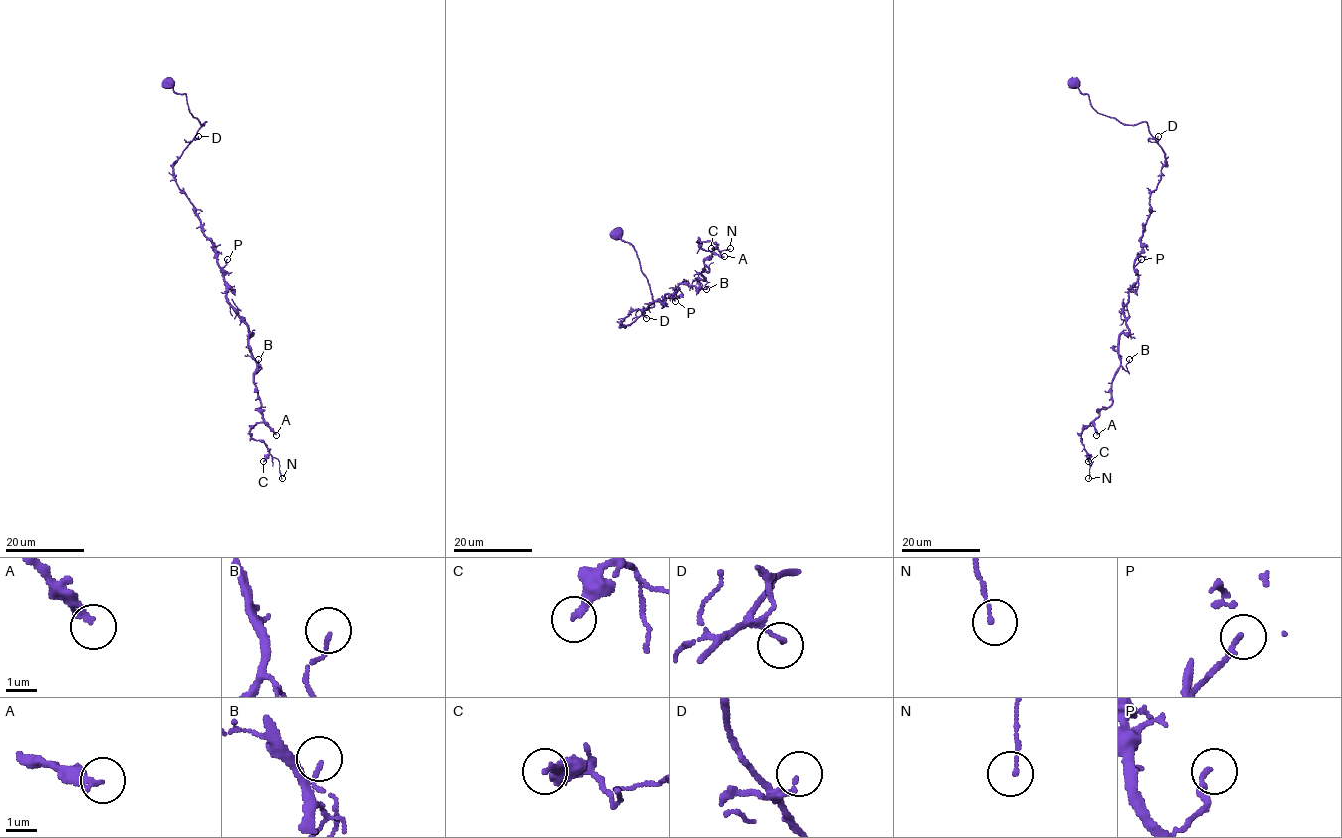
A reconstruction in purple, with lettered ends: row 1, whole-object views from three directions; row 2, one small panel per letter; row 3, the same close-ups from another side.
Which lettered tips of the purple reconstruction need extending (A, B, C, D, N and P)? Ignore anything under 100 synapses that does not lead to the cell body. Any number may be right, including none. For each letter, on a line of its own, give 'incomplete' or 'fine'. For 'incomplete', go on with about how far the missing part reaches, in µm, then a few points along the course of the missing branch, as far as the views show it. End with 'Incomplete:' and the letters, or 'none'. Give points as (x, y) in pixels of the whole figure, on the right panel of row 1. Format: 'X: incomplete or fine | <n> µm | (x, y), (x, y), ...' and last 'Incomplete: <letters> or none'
A: fine
B: fine
C: fine
D: fine
N: fine
P: fine
Incomplete: none

